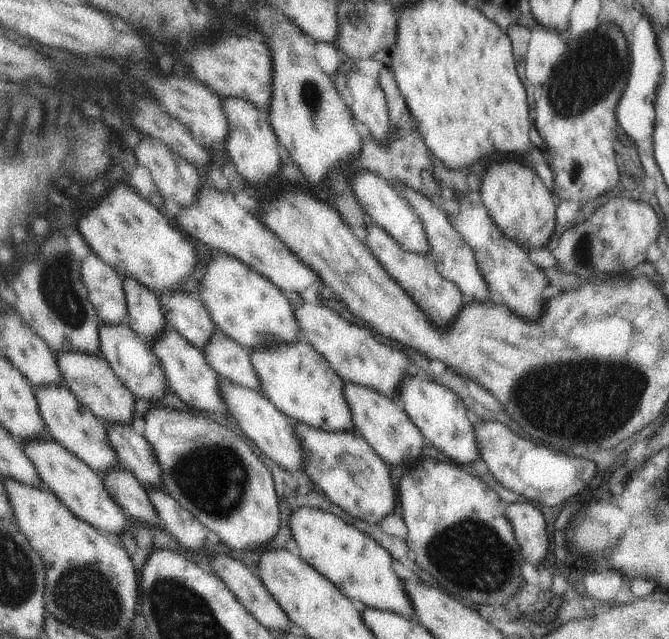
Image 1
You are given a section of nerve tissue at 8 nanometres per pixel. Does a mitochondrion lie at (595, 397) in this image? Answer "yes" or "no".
yes

